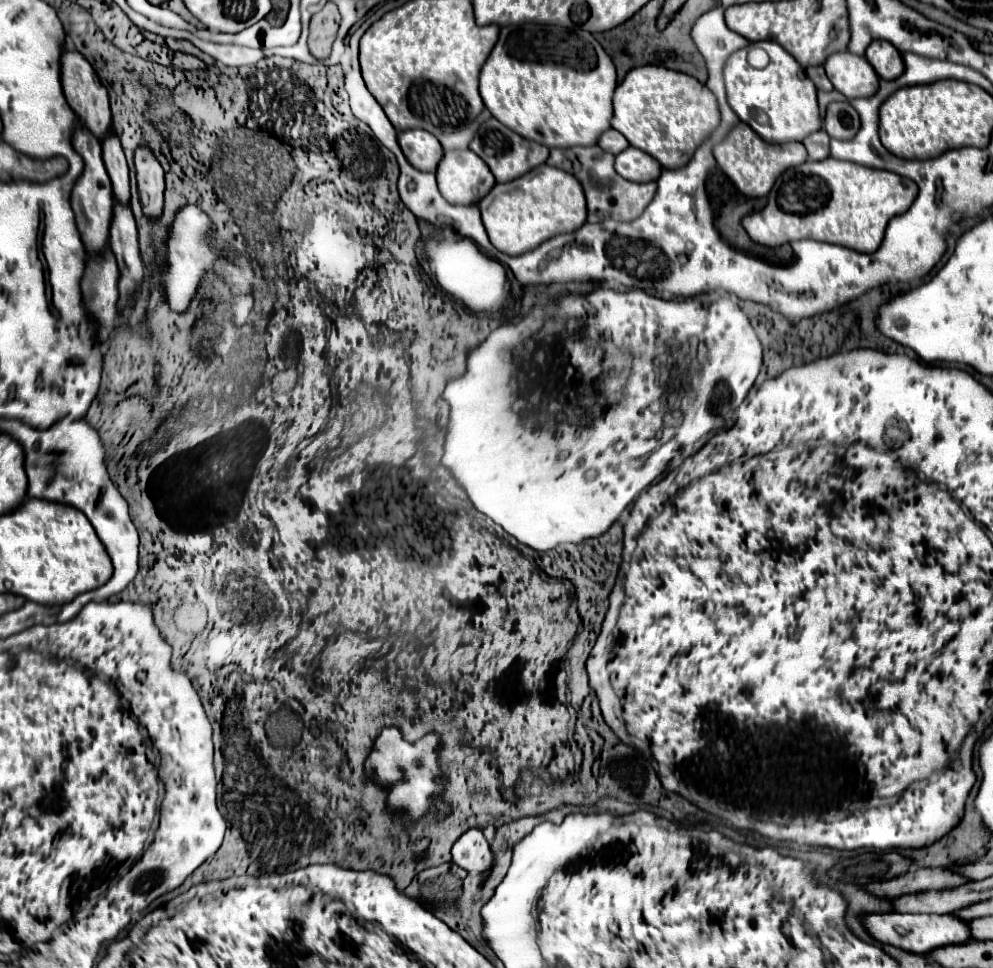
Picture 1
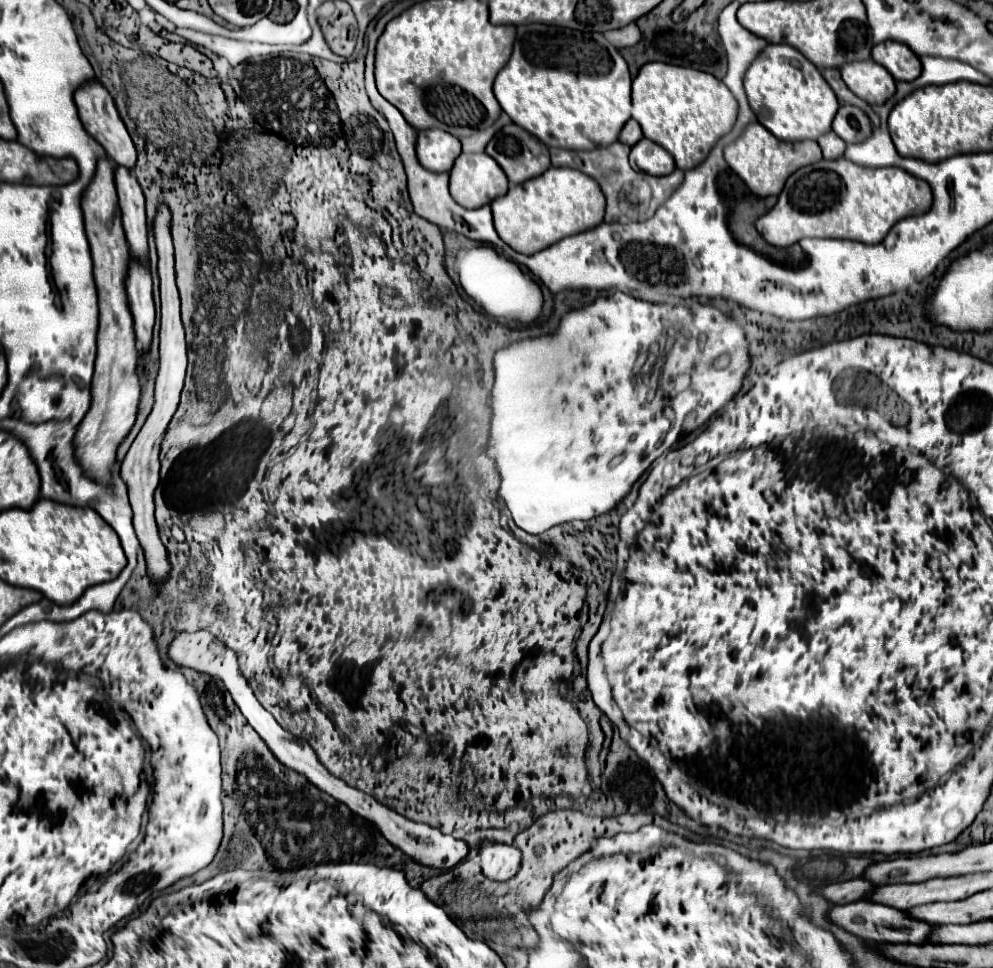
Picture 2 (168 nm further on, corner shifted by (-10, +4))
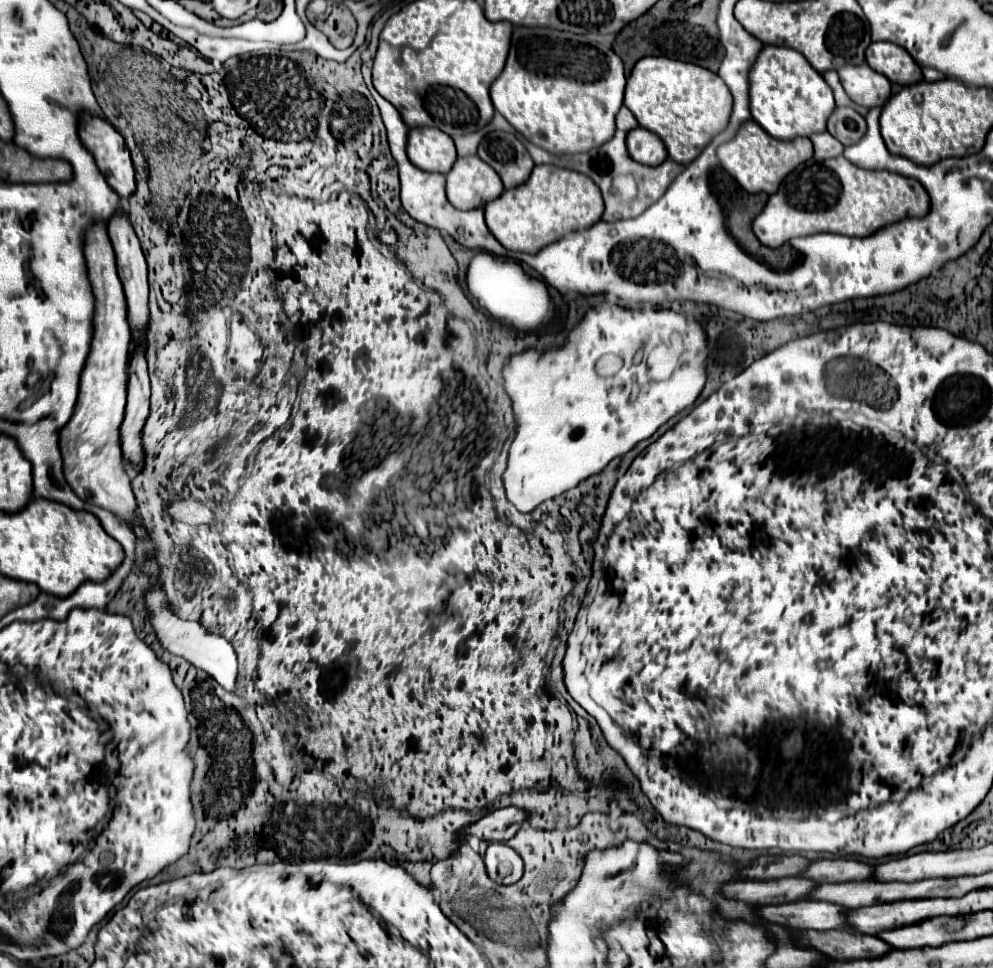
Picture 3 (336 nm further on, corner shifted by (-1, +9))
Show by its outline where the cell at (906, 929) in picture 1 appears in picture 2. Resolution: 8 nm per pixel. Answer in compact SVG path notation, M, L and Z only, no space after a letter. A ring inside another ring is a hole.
M856 900L844 906L832 906L828 912L830 920L834 924L838 924L840 928L844 928L846 932L866 940L866 942L876 942L876 944L924 944L928 934L930 934L930 926L922 924L920 920L912 920L908 916L904 916L904 912L894 910L890 906L882 906L870 900Z

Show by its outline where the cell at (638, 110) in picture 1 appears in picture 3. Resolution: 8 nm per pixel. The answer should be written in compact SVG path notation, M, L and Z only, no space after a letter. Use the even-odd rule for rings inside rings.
M669 57L639 59L625 87L625 107L643 129L659 135L669 157L683 165L691 163L705 145L727 127L731 105L731 93L717 73Z

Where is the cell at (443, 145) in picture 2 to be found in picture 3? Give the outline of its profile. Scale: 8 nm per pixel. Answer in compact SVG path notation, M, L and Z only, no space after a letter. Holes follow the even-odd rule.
M435 127L411 129L407 155L415 167L435 173L447 173L457 157L453 139L443 131L437 131Z

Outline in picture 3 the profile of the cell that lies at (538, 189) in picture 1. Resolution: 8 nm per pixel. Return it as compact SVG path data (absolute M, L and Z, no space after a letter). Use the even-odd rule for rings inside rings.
M537 165L523 185L503 191L483 211L489 231L505 249L537 253L541 247L561 239L561 235L597 223L603 215L603 199L599 187L589 177L555 165Z

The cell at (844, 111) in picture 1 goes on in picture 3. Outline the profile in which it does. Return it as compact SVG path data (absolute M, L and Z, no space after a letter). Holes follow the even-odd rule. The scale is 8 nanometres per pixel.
M837 107L827 121L827 131L843 145L853 145L865 135L867 123L855 109Z

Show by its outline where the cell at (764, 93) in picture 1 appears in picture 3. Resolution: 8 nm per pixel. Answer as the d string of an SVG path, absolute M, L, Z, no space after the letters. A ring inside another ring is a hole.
M765 45L749 71L749 101L753 119L775 139L809 137L825 131L827 117L835 109L831 87L809 61L795 49Z

